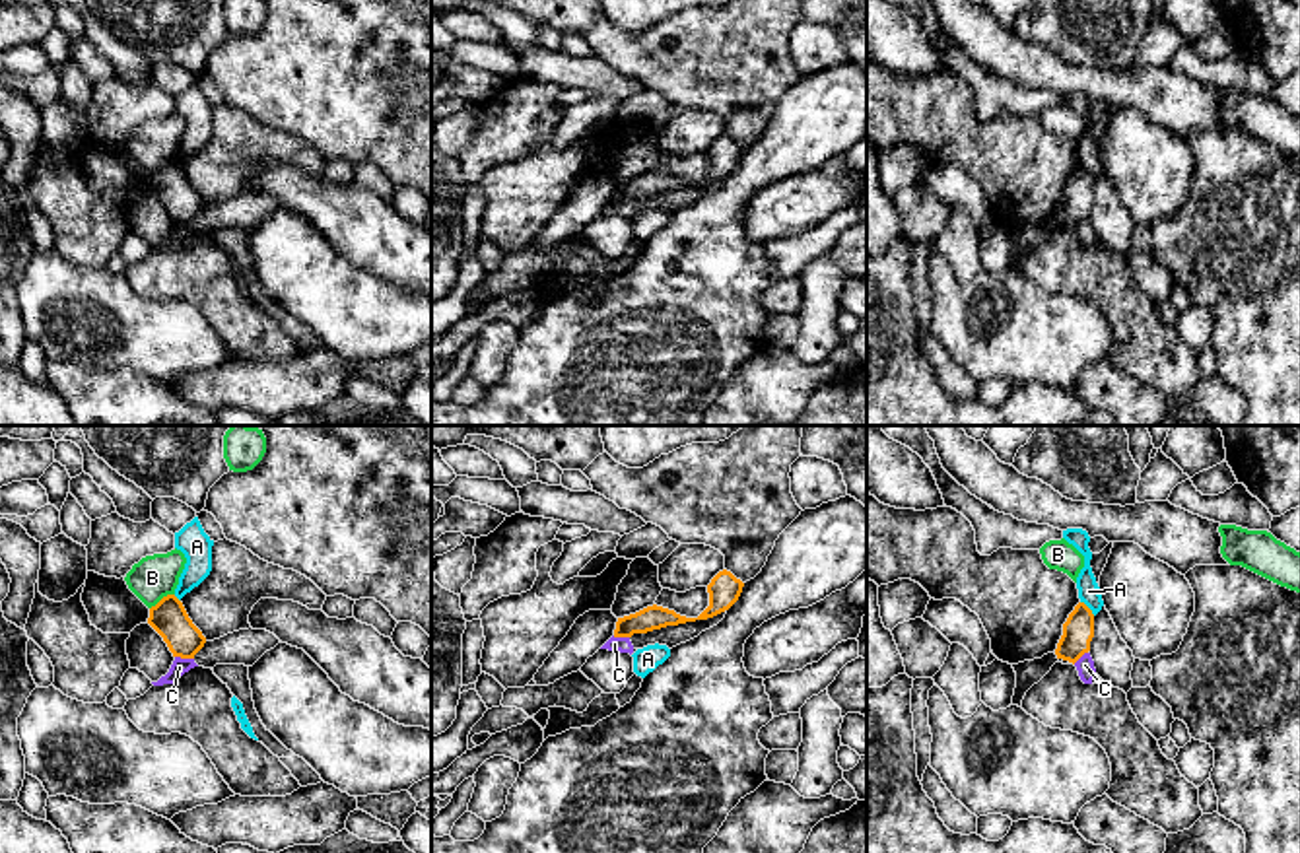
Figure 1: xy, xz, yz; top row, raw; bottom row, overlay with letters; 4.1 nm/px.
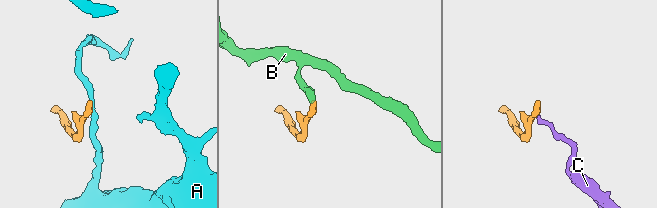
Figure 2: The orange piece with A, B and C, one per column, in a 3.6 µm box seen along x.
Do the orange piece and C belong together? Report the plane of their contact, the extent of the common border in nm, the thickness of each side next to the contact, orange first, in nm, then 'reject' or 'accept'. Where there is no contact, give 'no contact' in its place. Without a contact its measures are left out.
meets orange in xy; contact 80 nm long; 150 nm thick on the orange side, 70 nm on the other; reject

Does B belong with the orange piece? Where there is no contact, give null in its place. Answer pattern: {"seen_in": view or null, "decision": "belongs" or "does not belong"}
{"seen_in": "xy", "decision": "does not belong"}

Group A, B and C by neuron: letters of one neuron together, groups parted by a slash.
A / B / C

